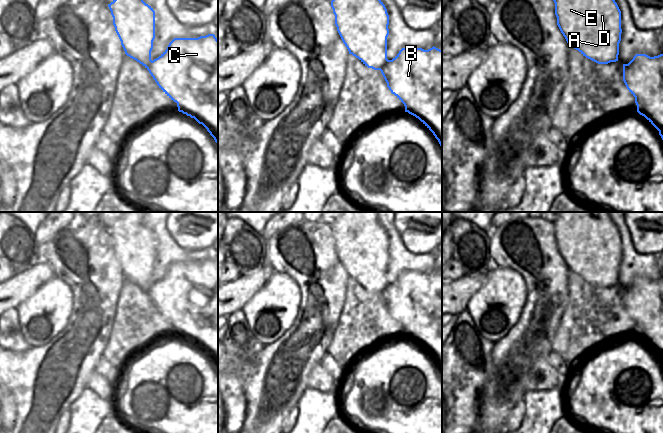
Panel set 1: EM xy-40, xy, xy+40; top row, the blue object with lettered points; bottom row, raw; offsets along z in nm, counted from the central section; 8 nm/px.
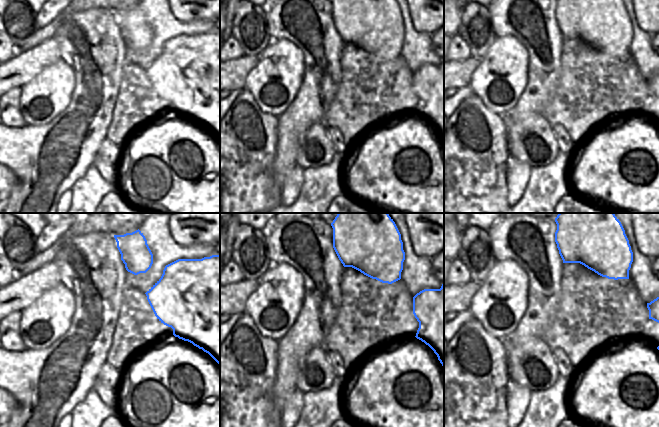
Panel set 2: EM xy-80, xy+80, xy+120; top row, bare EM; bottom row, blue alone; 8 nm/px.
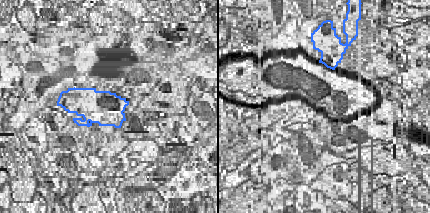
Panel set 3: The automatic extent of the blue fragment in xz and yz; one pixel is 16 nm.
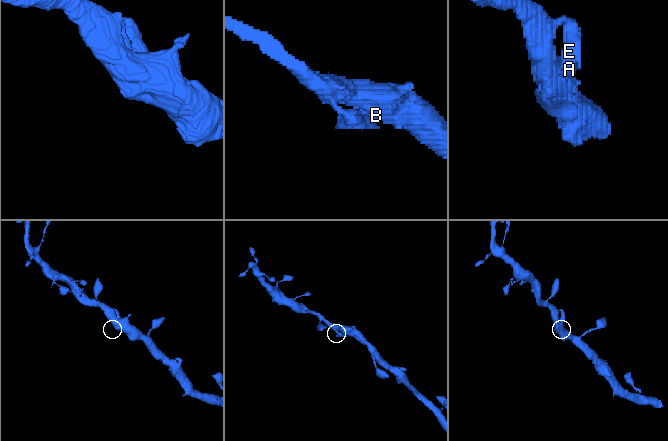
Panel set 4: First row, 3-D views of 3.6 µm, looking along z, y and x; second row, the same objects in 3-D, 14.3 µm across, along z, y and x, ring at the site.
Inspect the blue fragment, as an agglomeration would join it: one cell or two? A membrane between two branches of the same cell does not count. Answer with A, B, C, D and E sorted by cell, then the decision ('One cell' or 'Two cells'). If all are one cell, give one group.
Groups: A B C D E. One cell

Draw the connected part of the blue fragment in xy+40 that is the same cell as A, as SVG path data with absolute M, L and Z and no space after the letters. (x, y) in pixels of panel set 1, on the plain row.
M561 212L553 225L555 227L557 249L569 272L578 274L583 280L598 288L618 285L622 257L621 235L607 212Z

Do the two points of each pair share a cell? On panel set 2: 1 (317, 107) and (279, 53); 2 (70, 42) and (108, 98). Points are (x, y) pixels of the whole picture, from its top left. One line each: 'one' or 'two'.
1: two
2: one

